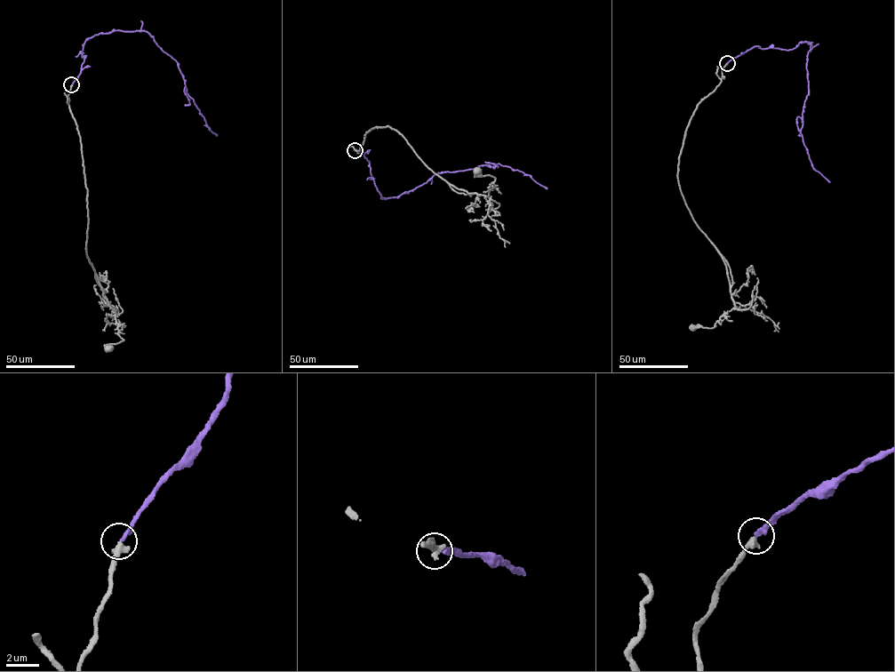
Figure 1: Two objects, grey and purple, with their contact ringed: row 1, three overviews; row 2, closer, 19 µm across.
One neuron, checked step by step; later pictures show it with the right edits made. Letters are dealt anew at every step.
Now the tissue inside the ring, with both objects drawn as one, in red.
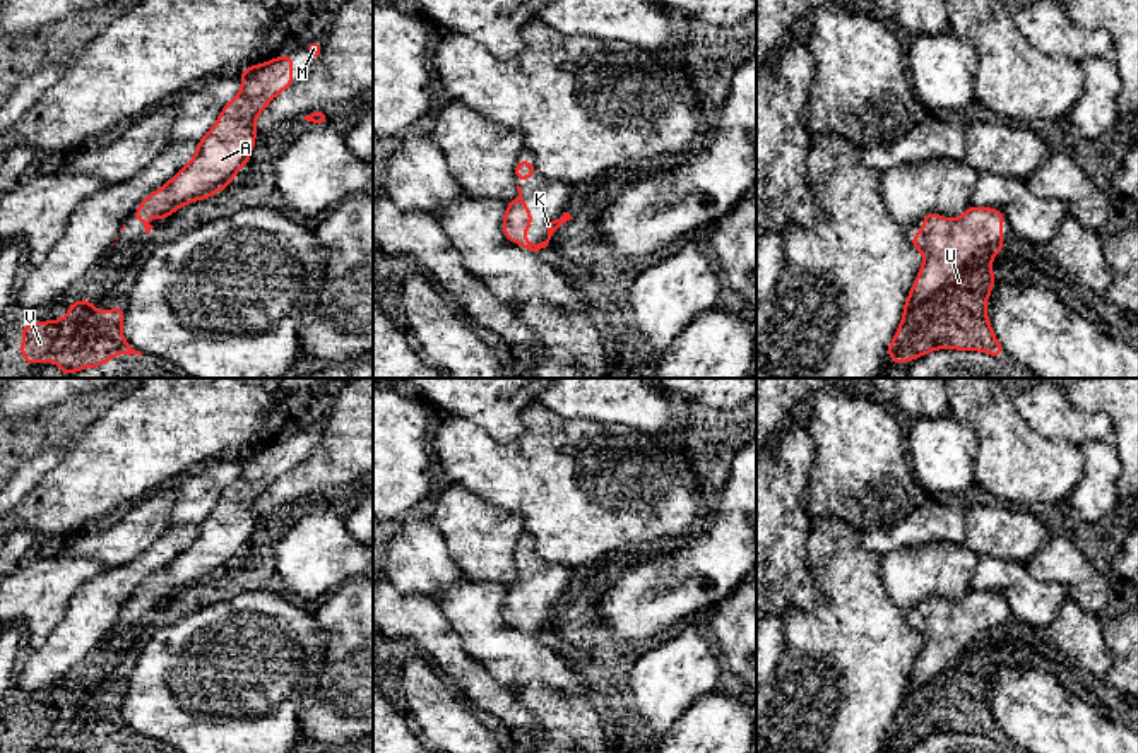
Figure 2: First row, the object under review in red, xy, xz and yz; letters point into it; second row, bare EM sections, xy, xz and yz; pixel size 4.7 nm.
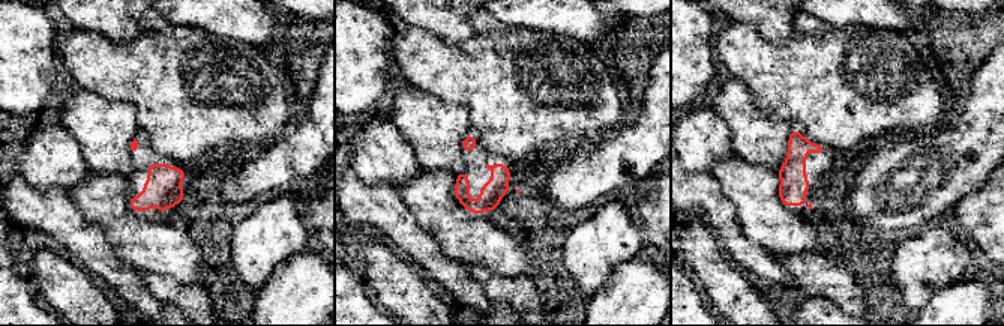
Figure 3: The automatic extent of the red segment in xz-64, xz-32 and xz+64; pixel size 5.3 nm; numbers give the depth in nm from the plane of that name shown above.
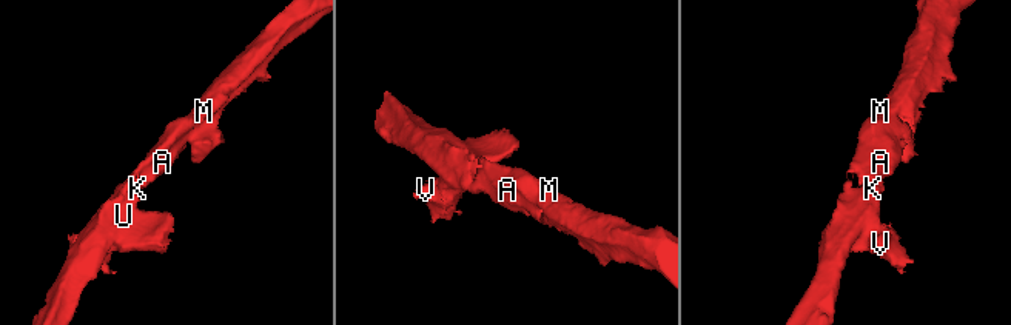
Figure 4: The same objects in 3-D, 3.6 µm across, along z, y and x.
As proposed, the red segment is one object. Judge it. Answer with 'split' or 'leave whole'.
leave whole

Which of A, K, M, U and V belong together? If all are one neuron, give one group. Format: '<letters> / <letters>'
A K M U V

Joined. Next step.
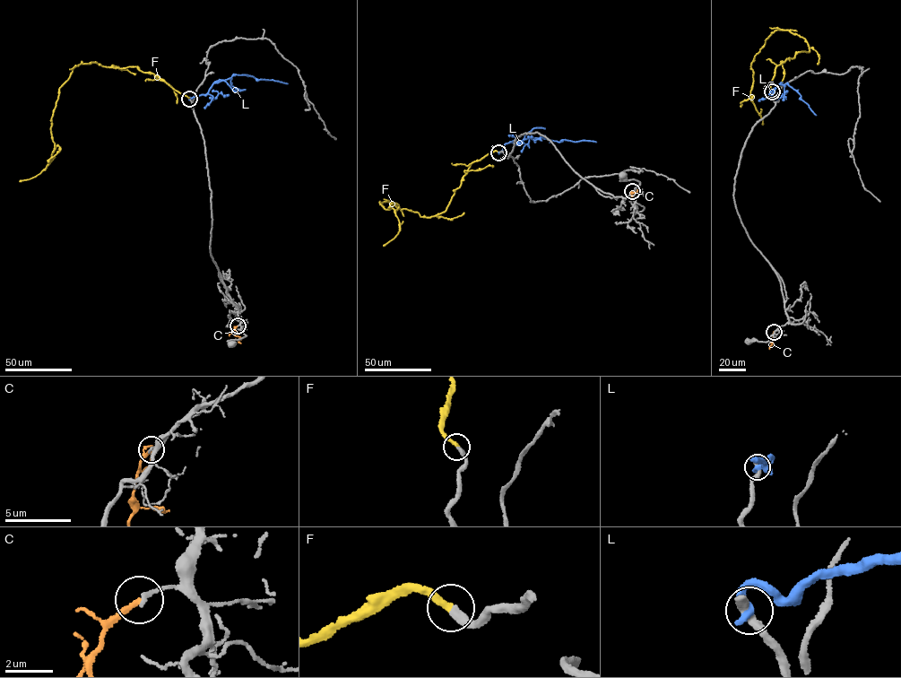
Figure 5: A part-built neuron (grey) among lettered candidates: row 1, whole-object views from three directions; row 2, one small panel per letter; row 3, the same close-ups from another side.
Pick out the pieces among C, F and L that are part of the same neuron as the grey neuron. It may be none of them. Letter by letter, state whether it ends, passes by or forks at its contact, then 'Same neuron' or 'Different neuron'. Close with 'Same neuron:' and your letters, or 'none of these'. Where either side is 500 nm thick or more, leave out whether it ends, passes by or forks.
C: It ends there. Different neuron
F: It ends there. Same neuron
L: It ends there. Different neuron
Same neuron: F

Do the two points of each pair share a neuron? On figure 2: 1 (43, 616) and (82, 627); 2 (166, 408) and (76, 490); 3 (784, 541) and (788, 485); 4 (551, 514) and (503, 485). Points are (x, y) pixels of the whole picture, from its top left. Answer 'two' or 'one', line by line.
1: two
2: one
3: one
4: one

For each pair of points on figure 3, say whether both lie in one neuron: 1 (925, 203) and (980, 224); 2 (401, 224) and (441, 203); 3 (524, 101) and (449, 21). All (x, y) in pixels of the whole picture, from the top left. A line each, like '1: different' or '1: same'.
1: different
2: different
3: different

